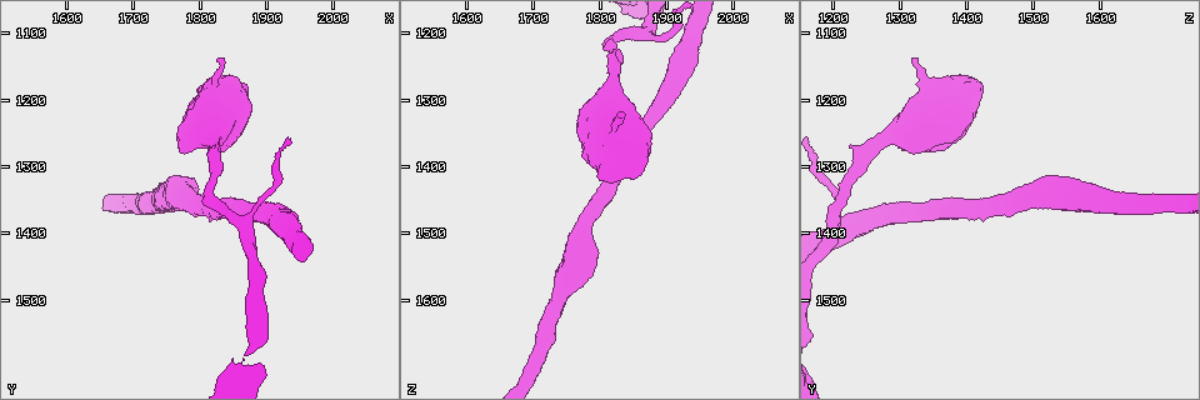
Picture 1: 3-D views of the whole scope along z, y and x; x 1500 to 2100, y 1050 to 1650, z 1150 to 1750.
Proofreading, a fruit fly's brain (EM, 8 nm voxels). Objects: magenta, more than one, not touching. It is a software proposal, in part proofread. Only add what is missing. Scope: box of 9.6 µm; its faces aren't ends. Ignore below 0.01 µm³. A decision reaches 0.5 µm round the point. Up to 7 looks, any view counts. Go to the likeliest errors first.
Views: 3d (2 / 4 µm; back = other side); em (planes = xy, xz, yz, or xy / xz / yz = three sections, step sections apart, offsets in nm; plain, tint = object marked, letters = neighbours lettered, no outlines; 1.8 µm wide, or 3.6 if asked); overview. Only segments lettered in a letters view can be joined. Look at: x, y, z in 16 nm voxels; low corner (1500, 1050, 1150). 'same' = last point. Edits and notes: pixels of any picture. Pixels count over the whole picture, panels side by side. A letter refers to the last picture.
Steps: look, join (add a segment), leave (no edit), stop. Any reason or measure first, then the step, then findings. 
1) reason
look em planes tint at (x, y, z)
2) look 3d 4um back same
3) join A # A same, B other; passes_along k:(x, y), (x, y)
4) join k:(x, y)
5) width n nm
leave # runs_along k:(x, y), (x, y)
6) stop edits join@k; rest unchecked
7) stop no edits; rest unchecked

branch stops here
look em planes letters at (1825, 1140, 1325)

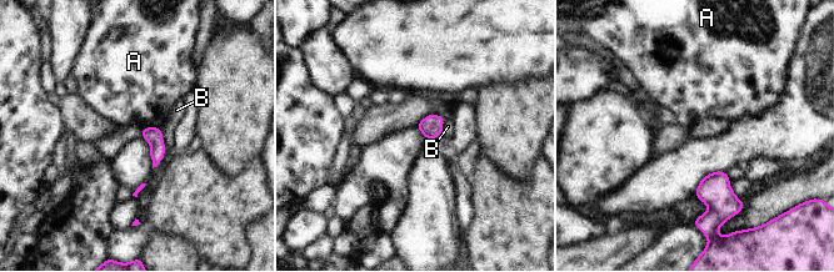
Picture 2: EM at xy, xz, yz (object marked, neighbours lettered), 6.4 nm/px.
leave # A other, B other; border 2:(143, 126), (159, 127); no lettered segment goes on from it

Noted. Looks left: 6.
look 3d 4um at (1865, 1385, 1195)

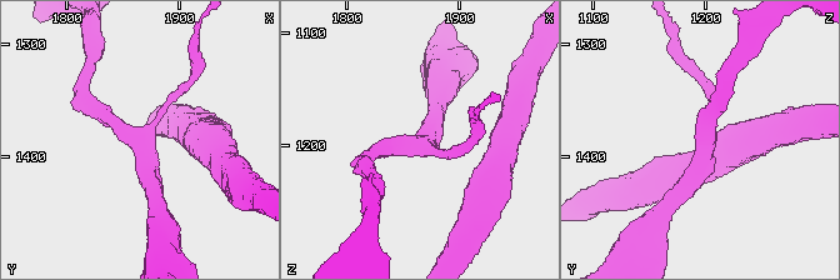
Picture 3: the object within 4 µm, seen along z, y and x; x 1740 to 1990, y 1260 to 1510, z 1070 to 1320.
shape alone is not enough
look em yz step 16 tint at (1864, 1386, 1200)

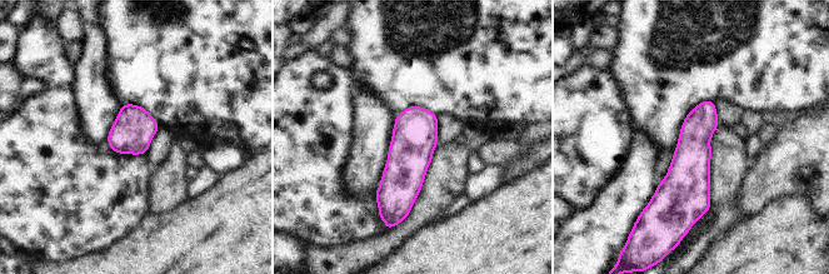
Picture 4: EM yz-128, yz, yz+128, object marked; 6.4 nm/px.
another direction
look em planes letters same

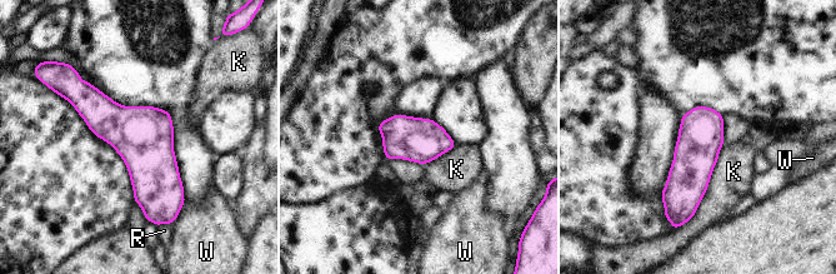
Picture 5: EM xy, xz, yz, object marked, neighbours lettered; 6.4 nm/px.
arms 3
leave # K other, R other, W other; border 5:(724, 143), (697, 210), (682, 224); none of them fits

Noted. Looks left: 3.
look em 3.6um planes letters at (1775, 1340, 1520)

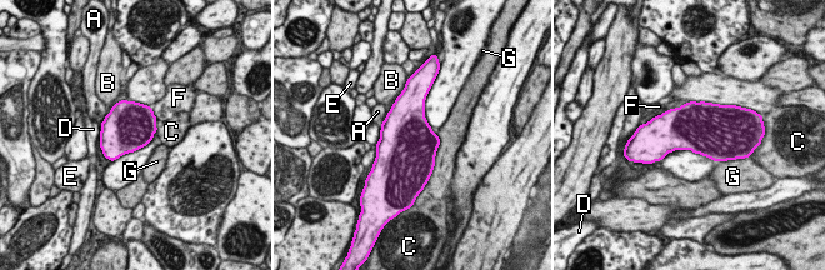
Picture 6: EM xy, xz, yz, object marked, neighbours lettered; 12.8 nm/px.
longest_contact C 500 nm
leave # A other, B other, C other, D other, E other, F other, G other; border 6:(725, 160), (716, 163); none of them fits

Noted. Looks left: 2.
stop no edits; rest unchecked

